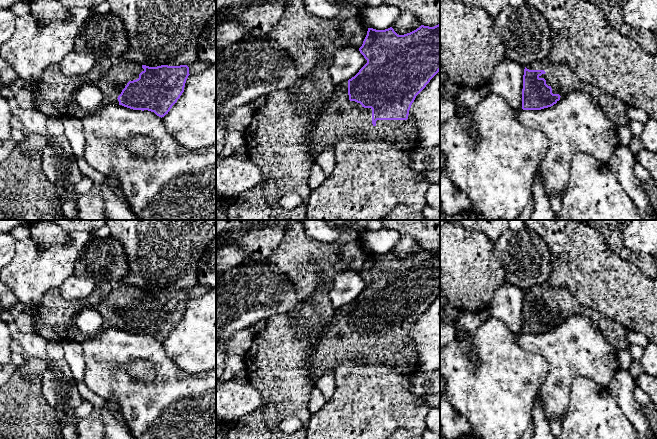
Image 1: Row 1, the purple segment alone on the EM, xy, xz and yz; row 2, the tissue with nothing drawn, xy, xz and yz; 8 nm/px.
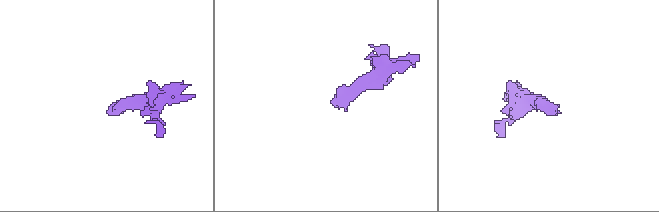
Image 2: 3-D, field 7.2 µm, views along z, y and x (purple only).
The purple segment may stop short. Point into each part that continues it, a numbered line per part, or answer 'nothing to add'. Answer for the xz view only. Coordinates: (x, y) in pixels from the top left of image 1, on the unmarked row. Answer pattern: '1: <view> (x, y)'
1: xz (339, 341)

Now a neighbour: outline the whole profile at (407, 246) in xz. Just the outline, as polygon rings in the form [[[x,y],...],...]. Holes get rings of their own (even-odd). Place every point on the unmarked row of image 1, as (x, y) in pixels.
[[[402,234],[400,241],[392,252],[398,259],[404,259],[419,252],[421,249],[418,245],[418,242],[411,236]]]

